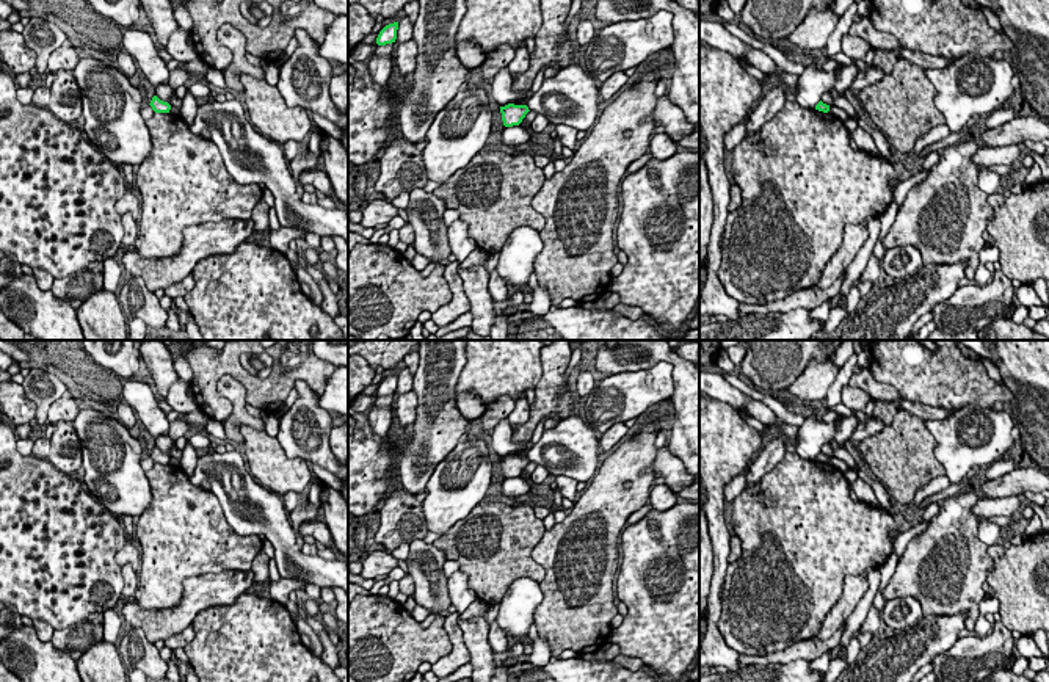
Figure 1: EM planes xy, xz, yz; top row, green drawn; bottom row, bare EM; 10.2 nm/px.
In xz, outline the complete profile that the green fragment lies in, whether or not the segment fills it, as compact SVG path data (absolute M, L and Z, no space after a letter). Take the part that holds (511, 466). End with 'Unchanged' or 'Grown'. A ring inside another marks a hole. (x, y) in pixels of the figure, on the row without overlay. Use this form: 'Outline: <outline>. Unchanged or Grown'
Outline: M508 455L505 458L500 458L503 477L505 478L519 477L528 463L530 461L527 456Z. Unchanged

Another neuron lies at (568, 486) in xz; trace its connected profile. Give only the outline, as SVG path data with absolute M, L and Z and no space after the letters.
M558 475L555 478L557 488L561 492L561 497L569 499L574 502L575 492L577 492L577 481L574 478Z

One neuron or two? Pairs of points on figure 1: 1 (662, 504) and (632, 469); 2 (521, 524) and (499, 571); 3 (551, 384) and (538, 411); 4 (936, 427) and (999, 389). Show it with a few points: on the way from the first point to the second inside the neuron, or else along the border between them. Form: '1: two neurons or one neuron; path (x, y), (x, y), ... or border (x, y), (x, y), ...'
1: two neurons; border (651, 489), (648, 497)
2: one neuron; path (510, 535), (502, 543), (499, 560)
3: one neuron; path (551, 391), (551, 397), (544, 405)
4: two neurons; border (990, 406), (963, 405), (955, 411)

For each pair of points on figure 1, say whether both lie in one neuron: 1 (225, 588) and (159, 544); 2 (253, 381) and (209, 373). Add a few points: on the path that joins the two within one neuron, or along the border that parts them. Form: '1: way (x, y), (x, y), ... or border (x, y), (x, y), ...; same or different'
1: border (239, 569), (188, 576), (179, 601); different
2: way (242, 375), (234, 369), (220, 369); same

